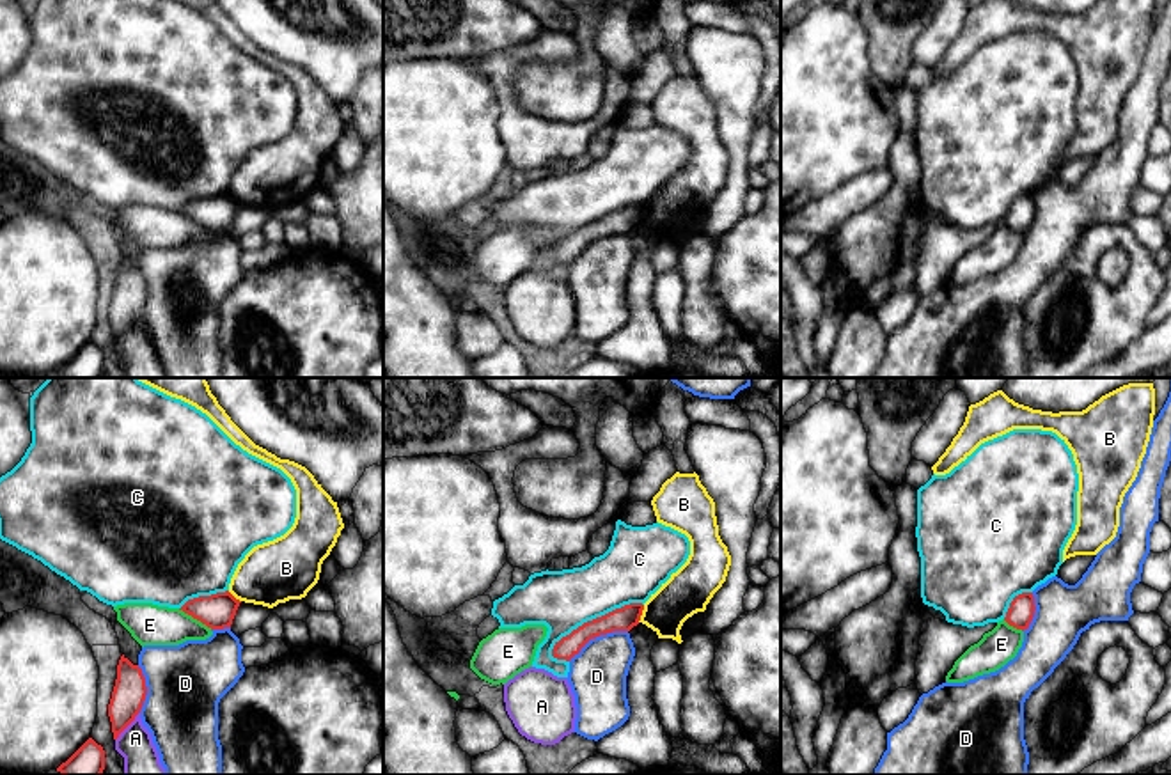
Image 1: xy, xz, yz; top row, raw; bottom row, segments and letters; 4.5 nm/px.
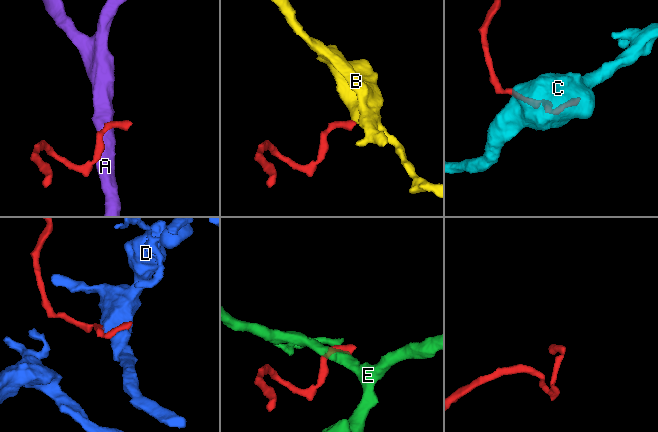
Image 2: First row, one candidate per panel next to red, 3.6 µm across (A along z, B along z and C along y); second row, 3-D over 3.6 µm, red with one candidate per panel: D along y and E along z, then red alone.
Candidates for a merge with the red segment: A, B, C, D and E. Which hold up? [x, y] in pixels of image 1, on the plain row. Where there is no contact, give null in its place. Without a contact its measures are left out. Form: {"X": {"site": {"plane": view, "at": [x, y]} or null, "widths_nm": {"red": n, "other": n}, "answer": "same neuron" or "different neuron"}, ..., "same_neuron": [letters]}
{"A": {"site": {"plane": "xy", "at": [128, 327]}, "widths_nm": {"red": 150, "other": 180}, "answer": "different neuron"}, "B": {"site": {"plane": "xz", "at": [641, 217]}, "widths_nm": {"red": 110, "other": 200}, "answer": "different neuron"}, "C": {"site": {"plane": "xz", "at": [593, 222]}, "widths_nm": {"red": 110, "other": 280}, "answer": "different neuron"}, "D": {"site": {"plane": "xz", "at": [597, 238]}, "widths_nm": {"red": 110, "other": 260}, "answer": "different neuron"}, "E": {"site": {"plane": "xy", "at": [196, 220]}, "widths_nm": {"red": 160, "other": 190}, "answer": "different neuron"}, "same_neuron": []}

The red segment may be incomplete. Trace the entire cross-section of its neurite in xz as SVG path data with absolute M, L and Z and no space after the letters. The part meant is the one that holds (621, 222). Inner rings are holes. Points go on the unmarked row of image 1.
M630 206L621 211L616 211L601 220L584 225L570 238L562 239L555 245L552 252L552 259L557 262L570 264L580 252L591 243L600 238L607 238L612 234L630 234L633 229L639 227L642 218L644 207L642 206Z

